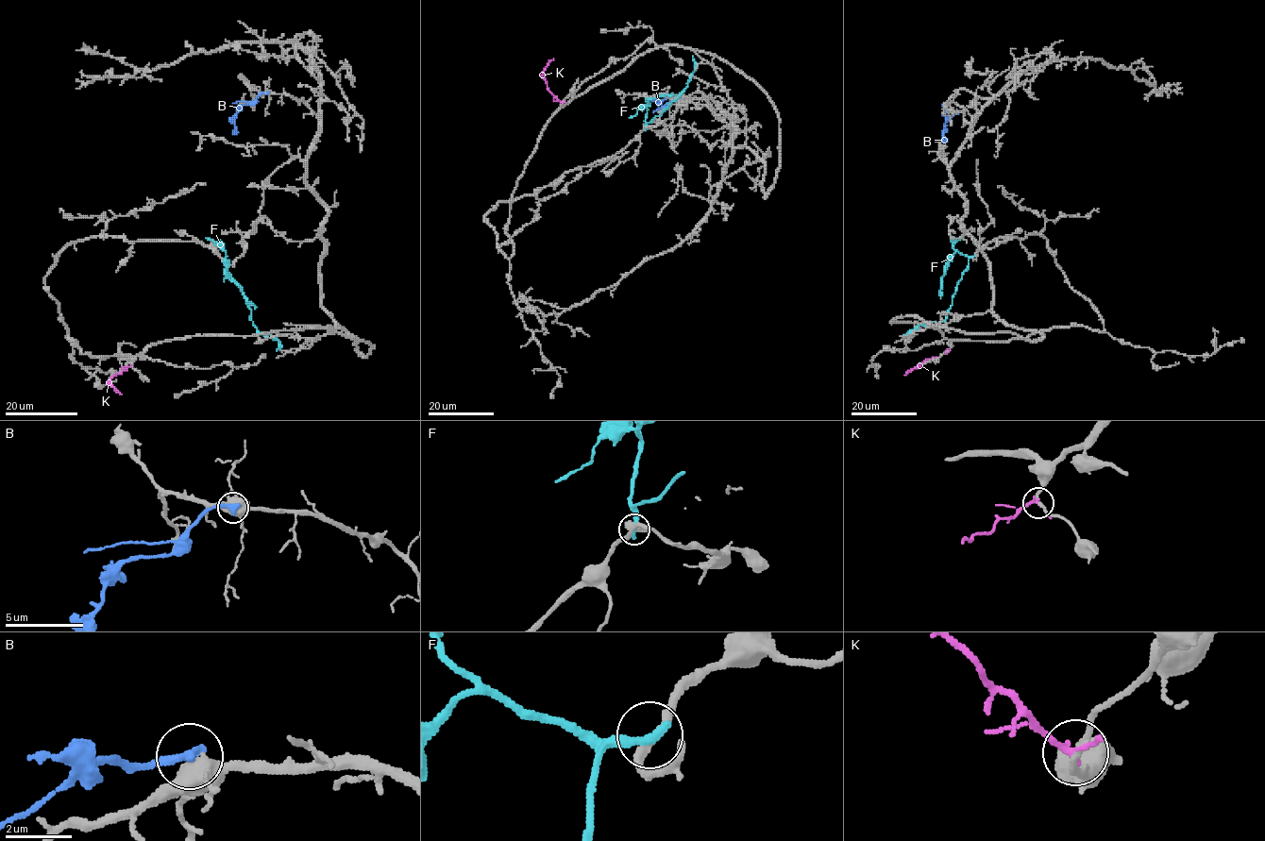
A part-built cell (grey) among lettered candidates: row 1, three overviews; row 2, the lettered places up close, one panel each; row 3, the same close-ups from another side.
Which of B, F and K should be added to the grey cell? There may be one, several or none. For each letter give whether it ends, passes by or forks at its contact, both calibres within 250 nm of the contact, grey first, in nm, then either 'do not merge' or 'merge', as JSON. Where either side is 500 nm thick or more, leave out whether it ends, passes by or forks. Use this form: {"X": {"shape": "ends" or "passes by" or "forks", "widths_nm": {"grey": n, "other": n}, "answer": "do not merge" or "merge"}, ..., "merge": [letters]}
{"B": {"shape": "ends", "widths_nm": {"grey": 420, "other": 320}, "answer": "do not merge"}, "F": {"shape": "ends", "widths_nm": {"grey": 240, "other": 340}, "answer": "do not merge"}, "K": {"shape": "passes by", "widths_nm": {"grey": 180, "other": 160}, "answer": "do not merge"}, "merge": []}

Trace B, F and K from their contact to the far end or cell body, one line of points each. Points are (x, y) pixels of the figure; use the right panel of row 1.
B: (943, 105), (946, 117), (943, 138), (946, 142)
F: (973, 256), (969, 258), (946, 318), (919, 324), (901, 335)
K: (949, 350), (939, 357), (928, 359), (904, 376)

